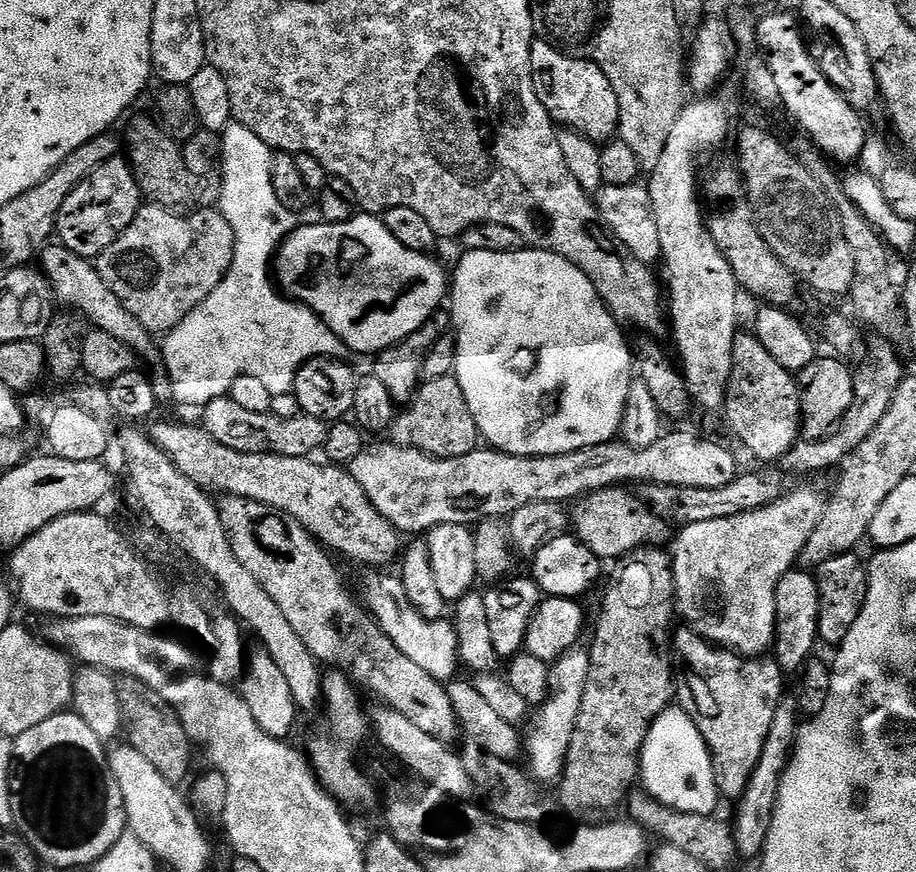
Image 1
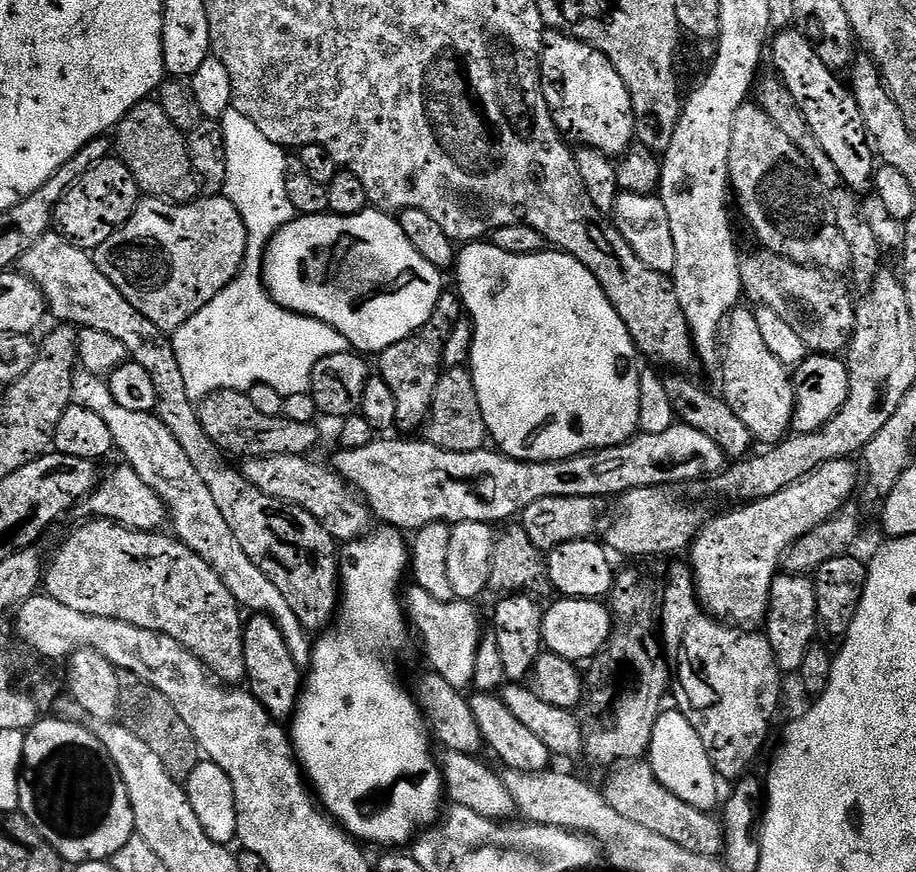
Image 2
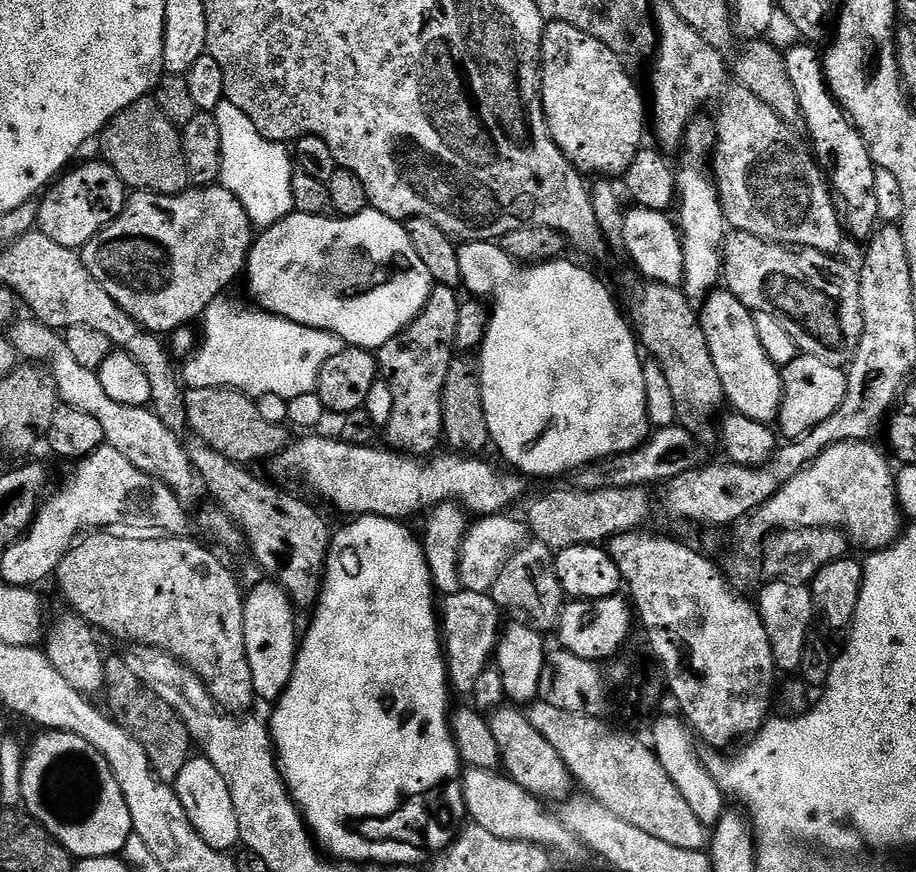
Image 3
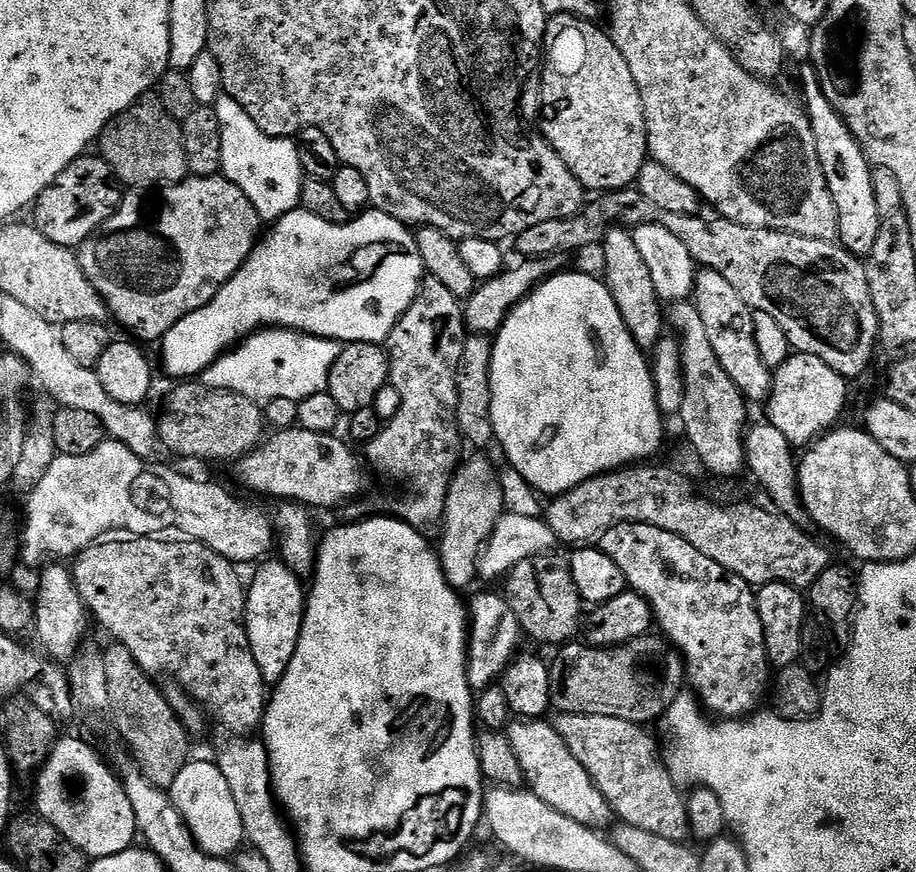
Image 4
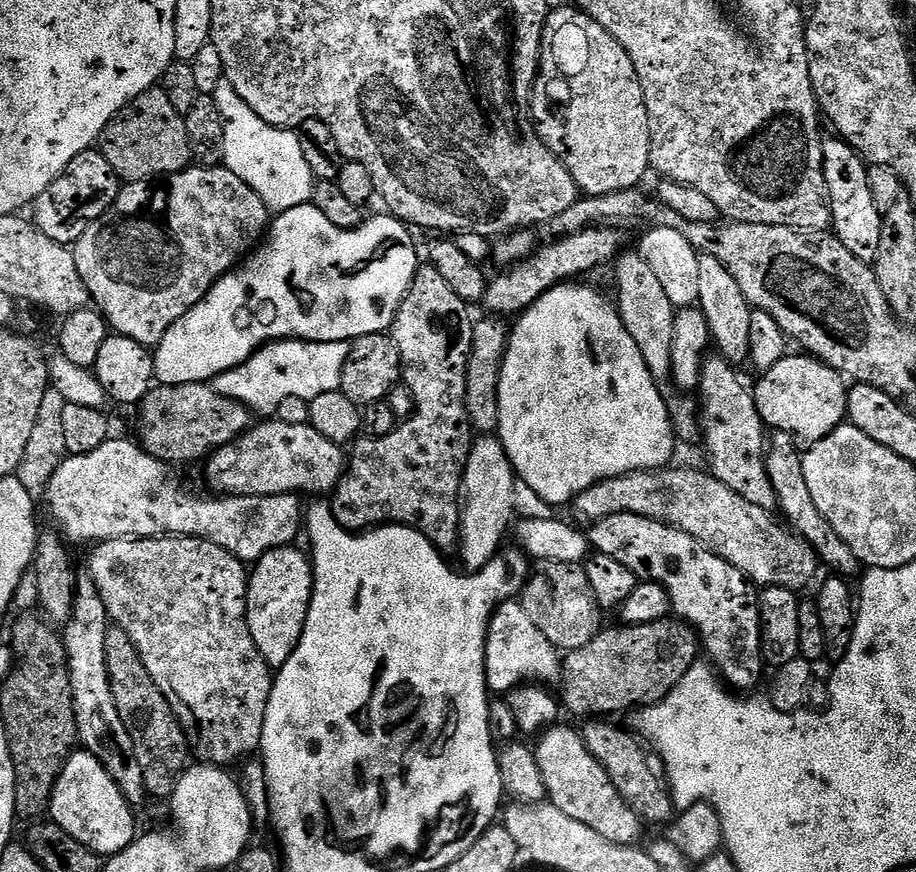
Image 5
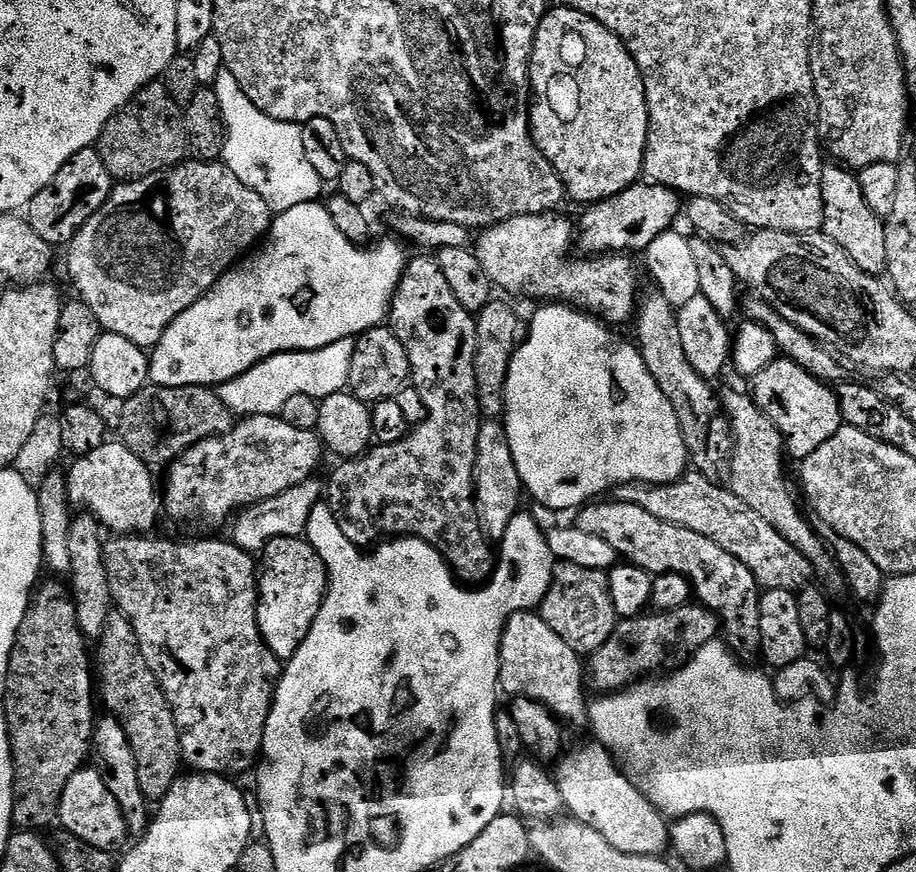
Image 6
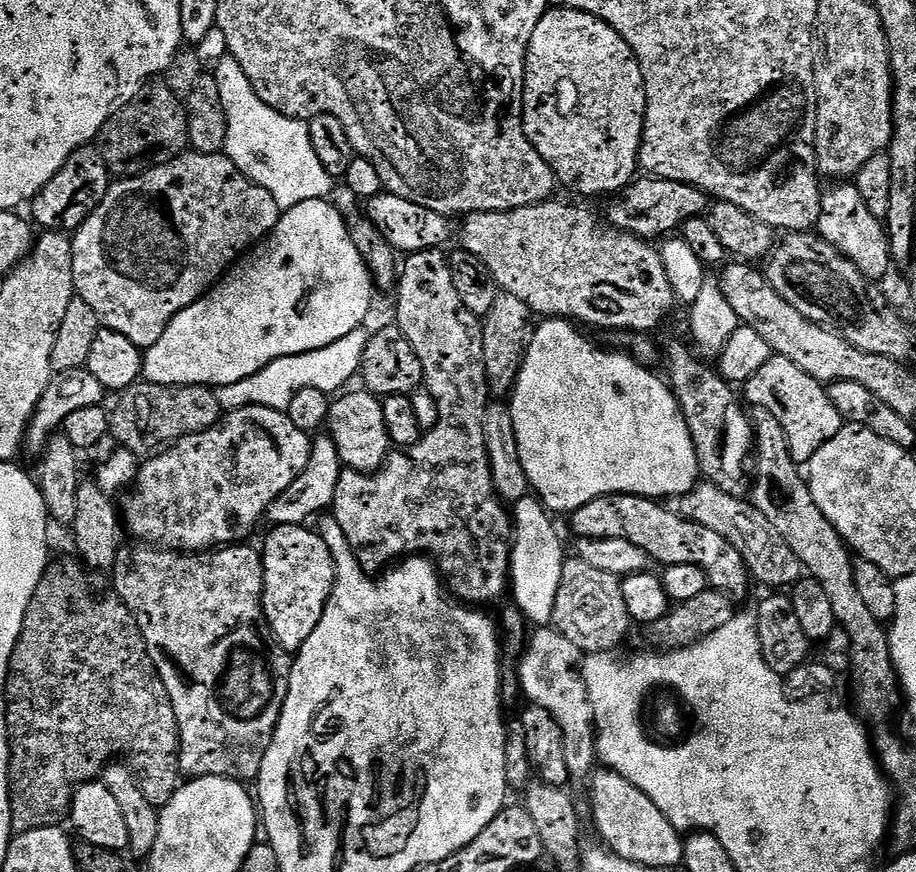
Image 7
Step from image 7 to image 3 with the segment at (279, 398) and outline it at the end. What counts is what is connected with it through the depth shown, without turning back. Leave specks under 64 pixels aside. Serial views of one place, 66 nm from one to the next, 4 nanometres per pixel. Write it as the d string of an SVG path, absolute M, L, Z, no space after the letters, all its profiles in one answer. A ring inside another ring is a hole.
M221 298L204 311L204 341L182 364L182 380L188 388L236 388L253 398L266 394L278 394L282 398L292 400L298 394L316 391L318 376L322 366L334 358L334 354L342 354L345 343L332 332L323 332L321 328L307 328L284 320L281 316L273 316L267 310L255 306L243 308L229 298Z

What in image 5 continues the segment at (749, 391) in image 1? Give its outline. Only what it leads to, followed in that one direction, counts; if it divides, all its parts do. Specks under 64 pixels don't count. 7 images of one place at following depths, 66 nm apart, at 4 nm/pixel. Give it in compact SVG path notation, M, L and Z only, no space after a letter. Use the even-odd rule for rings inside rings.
M698 254L698 298L696 299L703 316L707 320L709 335L717 351L734 366L740 366L751 357L752 313L753 309L739 289L738 282L722 262L712 255Z

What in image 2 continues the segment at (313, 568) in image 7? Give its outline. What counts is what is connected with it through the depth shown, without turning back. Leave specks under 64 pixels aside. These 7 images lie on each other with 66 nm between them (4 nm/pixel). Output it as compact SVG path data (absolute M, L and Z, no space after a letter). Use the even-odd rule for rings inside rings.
M256 614L252 621L243 625L244 630L244 674L247 691L264 707L277 722L284 722L296 711L302 691L302 674L292 661L280 627L271 616Z

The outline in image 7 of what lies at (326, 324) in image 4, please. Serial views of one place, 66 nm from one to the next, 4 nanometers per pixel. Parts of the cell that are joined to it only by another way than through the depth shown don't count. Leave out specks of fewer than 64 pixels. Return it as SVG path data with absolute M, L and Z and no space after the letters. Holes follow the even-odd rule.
M307 200L287 209L263 243L237 260L202 300L181 310L166 326L162 338L143 353L143 379L149 384L205 386L242 382L278 358L325 348L361 327L372 308L372 276L350 242L345 217L328 203L332 202Z

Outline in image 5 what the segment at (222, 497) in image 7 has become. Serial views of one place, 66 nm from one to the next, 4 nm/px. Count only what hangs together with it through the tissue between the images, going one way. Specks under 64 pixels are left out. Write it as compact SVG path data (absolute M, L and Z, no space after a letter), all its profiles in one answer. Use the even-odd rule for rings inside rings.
M268 418L265 424L253 423L248 431L243 432L232 444L222 446L203 465L204 476L213 493L226 496L250 496L263 498L266 496L287 496L289 494L328 494L335 488L336 483L344 476L346 467L346 452L341 445L334 443L326 434L318 434L312 425L299 424L290 426L275 418Z

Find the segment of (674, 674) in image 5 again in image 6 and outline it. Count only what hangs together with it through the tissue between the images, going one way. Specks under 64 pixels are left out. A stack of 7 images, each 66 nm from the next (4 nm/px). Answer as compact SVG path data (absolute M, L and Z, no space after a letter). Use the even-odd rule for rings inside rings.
M699 602L683 604L678 610L653 611L632 620L620 620L614 634L610 634L598 651L591 653L589 660L592 661L586 664L587 679L600 694L631 688L633 684L665 670L684 667L694 654L698 654L698 650L702 650L702 646L717 639L721 632L719 615Z

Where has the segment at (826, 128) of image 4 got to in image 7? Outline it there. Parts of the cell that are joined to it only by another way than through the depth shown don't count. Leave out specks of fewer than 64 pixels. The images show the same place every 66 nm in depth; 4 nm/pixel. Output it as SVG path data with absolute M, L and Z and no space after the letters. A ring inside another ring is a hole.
M836 182L831 187L829 192L827 189L821 195L820 217L815 231L820 239L834 246L834 250L841 252L850 262L854 262L854 266L858 266L858 270L868 281L880 282L876 280L882 279L894 268L884 222L874 218L874 214L866 210L866 201L862 199L862 194L858 194L855 182Z

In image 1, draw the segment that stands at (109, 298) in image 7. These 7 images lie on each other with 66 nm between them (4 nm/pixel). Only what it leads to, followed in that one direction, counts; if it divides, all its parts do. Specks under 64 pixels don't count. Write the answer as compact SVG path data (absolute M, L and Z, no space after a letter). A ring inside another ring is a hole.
M149 203L141 207L140 213L130 222L130 226L105 252L97 256L94 263L96 273L118 294L122 306L142 322L153 334L166 334L190 310L194 310L226 278L230 266L234 262L234 230L230 230L230 222L219 210L196 210L191 214L177 214L166 208Z

